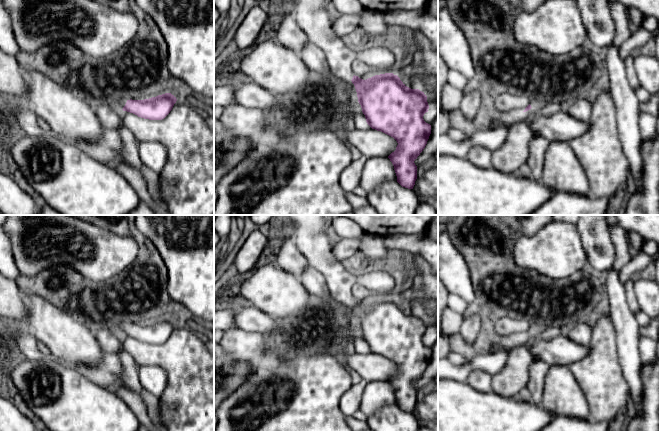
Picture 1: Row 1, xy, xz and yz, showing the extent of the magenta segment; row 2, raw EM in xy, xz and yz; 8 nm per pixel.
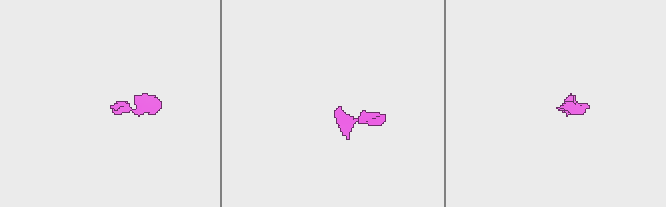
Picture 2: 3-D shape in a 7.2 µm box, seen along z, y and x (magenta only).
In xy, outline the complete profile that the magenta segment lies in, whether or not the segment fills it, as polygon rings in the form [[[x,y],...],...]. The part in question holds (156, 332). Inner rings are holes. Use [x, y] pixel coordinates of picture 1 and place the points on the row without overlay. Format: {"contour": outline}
{"contour": [[[165,317],[144,324],[122,323],[118,332],[144,343],[162,344],[170,337],[176,325],[174,319]]]}

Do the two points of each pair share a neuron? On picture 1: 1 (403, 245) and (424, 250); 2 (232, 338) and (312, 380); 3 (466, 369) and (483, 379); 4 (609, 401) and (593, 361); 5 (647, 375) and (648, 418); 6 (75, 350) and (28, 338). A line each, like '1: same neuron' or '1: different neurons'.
1: same neuron
2: same neuron
3: different neurons
4: same neuron
5: same neuron
6: different neurons

